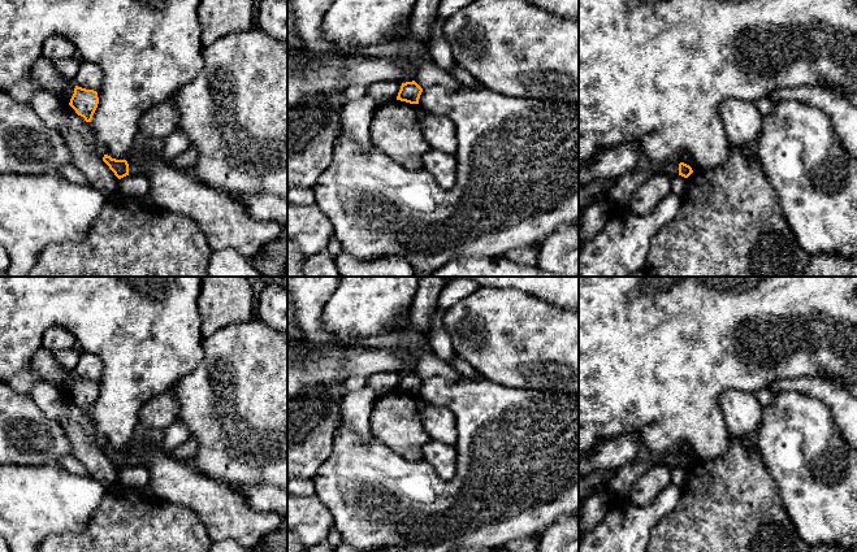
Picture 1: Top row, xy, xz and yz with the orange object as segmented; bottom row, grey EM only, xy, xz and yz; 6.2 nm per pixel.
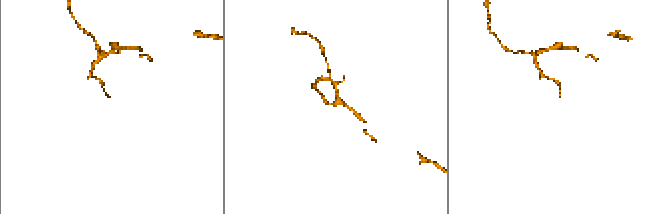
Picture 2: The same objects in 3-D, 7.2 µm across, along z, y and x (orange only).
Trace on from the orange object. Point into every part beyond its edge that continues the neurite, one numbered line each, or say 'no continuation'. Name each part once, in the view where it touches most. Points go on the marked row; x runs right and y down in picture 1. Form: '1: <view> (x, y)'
no continuation

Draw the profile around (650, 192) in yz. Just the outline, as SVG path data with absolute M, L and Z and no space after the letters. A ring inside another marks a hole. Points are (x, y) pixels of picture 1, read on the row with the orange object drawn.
M654 173L640 184L632 195L628 208L633 214L648 214L662 199L671 192L672 178Z

